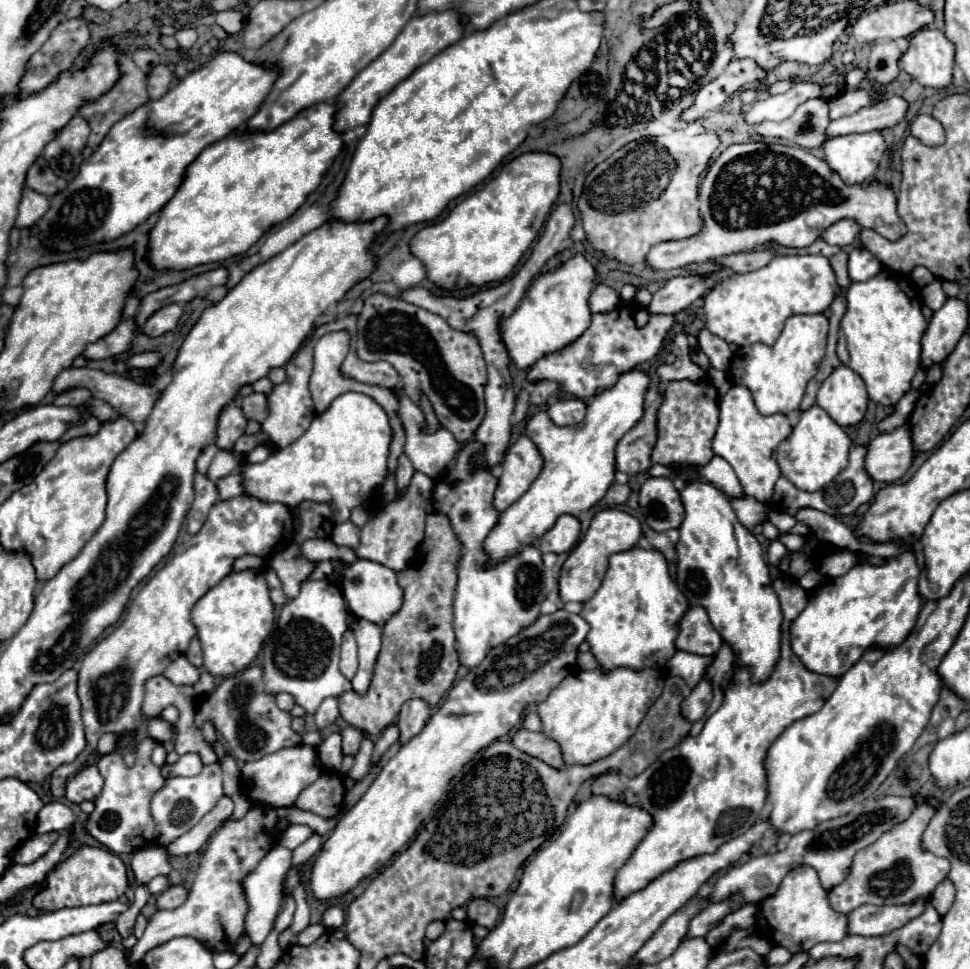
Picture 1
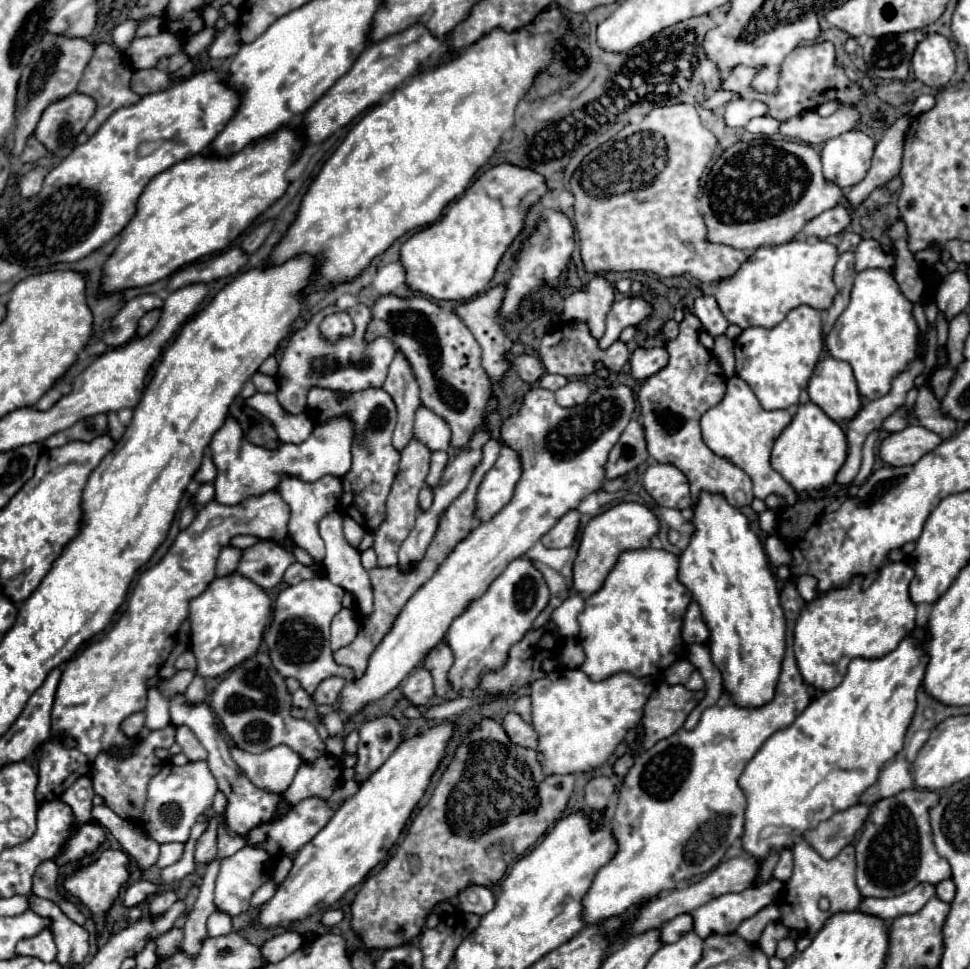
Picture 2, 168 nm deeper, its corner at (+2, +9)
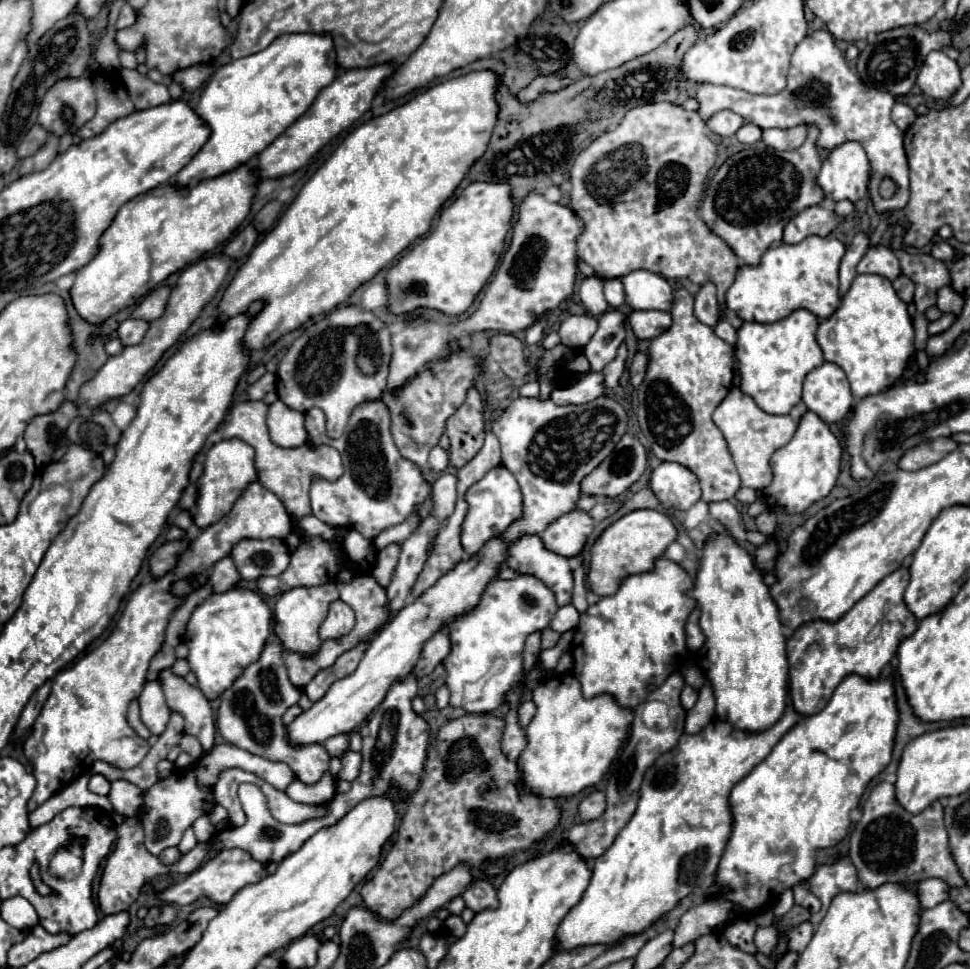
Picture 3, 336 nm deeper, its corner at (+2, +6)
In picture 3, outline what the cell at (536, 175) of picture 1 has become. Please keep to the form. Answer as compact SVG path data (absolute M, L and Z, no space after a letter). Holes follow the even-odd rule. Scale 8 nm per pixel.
M475 181L441 213L437 227L407 251L387 273L389 301L387 307L397 313L415 309L439 309L447 315L467 311L495 271L505 237L513 221L513 191L509 183Z

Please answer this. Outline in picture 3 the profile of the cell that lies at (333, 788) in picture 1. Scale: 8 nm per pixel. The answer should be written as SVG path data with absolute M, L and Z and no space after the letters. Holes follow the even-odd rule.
M325 771L323 777L313 785L307 785L307 783L303 783L299 779L293 779L289 783L289 787L285 789L285 793L297 803L325 805L335 795L335 777L329 771Z

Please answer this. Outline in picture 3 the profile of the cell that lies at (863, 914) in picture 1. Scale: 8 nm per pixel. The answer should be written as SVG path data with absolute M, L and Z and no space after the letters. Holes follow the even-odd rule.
M925 879L915 889L915 893L919 897L919 903L921 903L921 909L929 909L929 907L935 907L937 903L945 901L947 891L949 891L949 887L941 879Z

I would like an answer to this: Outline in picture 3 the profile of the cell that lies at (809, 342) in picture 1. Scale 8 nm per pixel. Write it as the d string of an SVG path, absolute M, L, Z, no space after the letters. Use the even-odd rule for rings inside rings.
M797 309L789 317L771 325L743 323L737 331L735 357L739 361L741 391L751 395L765 413L789 413L791 407L801 401L801 385L807 373L825 363L821 347L815 339L817 327L819 319L811 311Z

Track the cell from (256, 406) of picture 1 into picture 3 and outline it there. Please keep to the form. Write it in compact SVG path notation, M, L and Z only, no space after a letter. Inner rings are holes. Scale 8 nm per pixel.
M279 399L273 405L269 405L267 427L271 441L277 443L279 447L299 447L307 441L303 413L289 409Z

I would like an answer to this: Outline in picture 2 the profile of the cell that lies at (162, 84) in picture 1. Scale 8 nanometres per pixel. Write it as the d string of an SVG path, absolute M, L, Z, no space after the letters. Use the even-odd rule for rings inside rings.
M157 68L151 70L133 70L133 78L131 78L131 90L139 96L147 96L153 92L161 92L167 90L171 84L171 78L167 72L161 72Z

